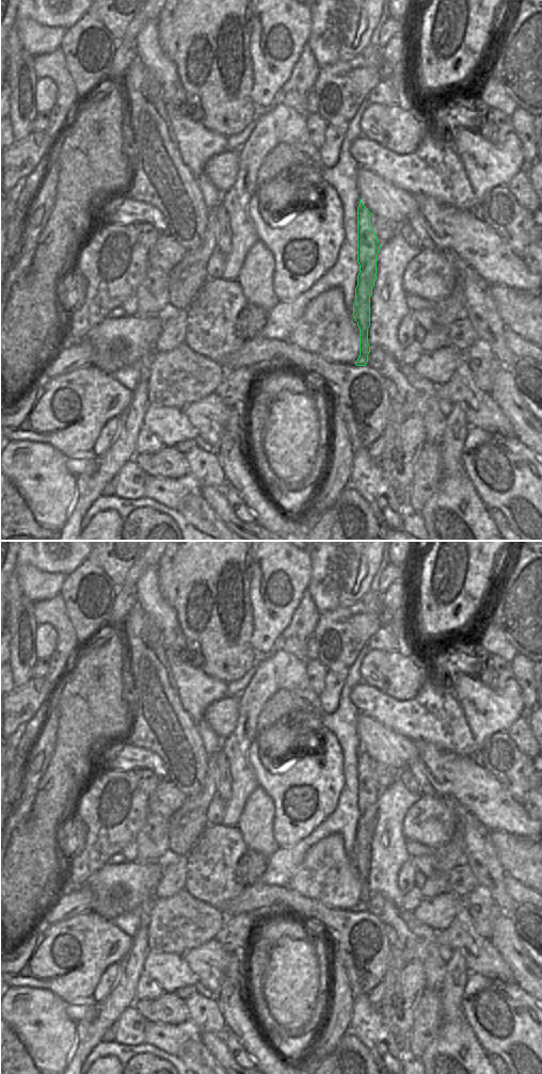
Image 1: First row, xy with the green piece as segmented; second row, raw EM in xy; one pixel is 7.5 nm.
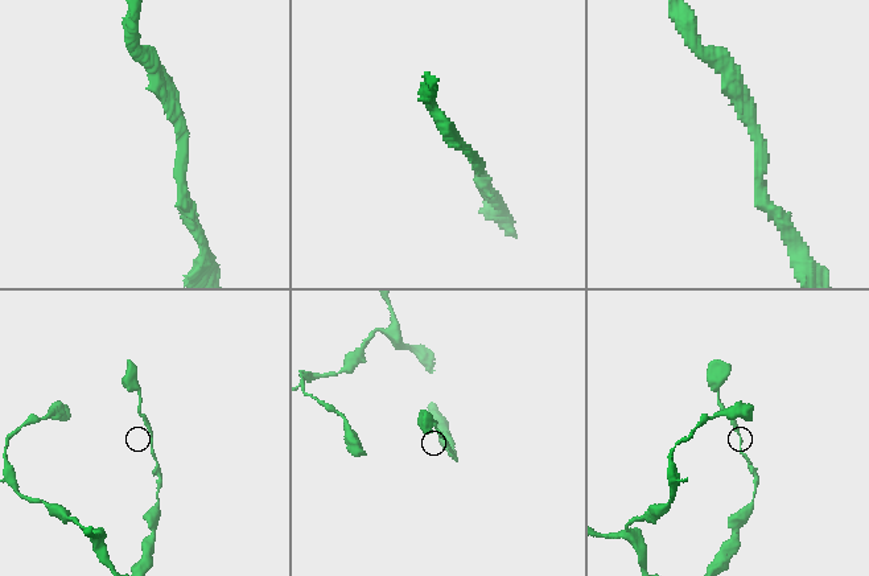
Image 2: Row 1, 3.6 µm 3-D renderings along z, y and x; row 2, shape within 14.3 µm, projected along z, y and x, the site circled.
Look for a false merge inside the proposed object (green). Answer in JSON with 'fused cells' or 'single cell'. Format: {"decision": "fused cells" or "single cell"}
{"decision": "single cell"}

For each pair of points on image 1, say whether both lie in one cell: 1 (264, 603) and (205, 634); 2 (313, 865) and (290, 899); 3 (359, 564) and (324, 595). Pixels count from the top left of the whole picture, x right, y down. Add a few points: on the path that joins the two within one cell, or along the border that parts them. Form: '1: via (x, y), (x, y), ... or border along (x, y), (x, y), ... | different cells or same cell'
1: border along (250, 583), (249, 598), (252, 608), (253, 632) | different cells
2: border along (288, 886), (319, 901) | different cells
3: via (350, 570), (333, 587) | same cell

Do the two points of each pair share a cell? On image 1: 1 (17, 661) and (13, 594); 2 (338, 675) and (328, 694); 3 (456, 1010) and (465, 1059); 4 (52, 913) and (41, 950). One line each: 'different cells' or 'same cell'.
1: different cells
2: same cell
3: same cell
4: different cells

